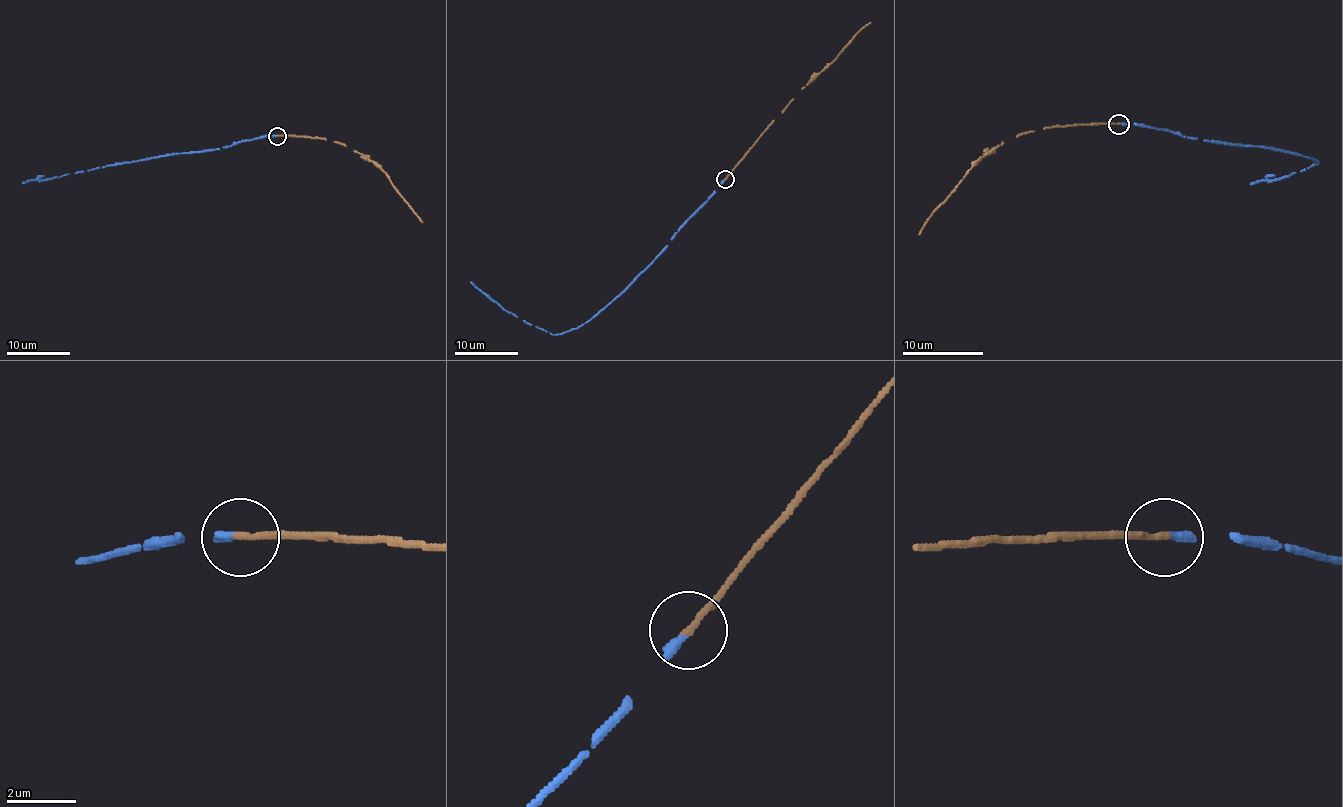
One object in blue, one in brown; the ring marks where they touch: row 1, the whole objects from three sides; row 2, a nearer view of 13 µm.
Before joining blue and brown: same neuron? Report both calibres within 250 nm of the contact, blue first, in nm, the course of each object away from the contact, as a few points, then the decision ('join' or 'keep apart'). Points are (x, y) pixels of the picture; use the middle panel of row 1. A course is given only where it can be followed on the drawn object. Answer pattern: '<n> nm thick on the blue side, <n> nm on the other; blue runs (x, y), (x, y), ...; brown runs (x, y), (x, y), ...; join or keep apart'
240 nm thick on the blue side, 200 nm on the other; blue runs (725, 180), (668, 246), (623, 291), (574, 329), (553, 335), (528, 324), (503, 310), (471, 281); brown runs (725, 178), (790, 102), (871, 23); join

